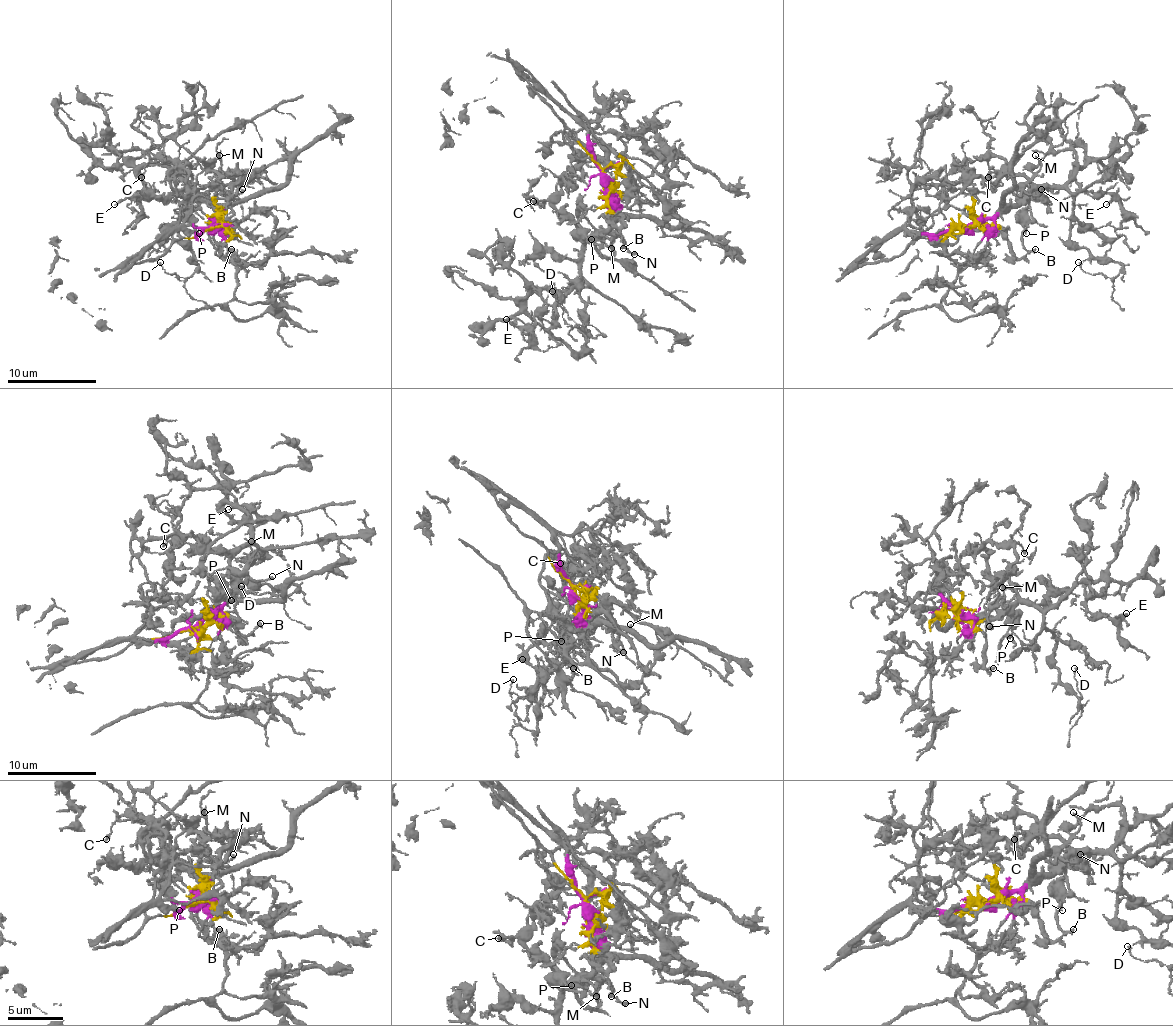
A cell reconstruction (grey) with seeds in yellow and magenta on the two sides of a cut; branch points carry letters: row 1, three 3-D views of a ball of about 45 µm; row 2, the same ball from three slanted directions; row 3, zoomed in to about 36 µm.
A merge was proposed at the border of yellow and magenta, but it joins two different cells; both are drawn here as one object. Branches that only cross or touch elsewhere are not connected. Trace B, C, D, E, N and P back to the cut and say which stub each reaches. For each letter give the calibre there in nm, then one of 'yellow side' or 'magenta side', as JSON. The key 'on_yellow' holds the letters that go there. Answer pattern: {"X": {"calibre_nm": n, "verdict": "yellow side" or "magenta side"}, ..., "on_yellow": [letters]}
{"B": {"calibre_nm": 220, "verdict": "yellow side"}, "C": {"calibre_nm": 200, "verdict": "magenta side"}, "D": {"calibre_nm": 130, "verdict": "magenta side"}, "E": {"calibre_nm": 170, "verdict": "magenta side"}, "N": {"calibre_nm": 170, "verdict": "yellow side"}, "P": {"calibre_nm": 100, "verdict": "magenta side"}, "on_yellow": ["B", "N"]}

